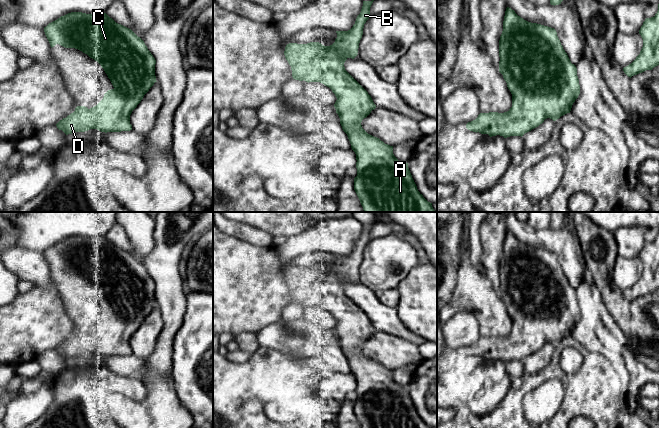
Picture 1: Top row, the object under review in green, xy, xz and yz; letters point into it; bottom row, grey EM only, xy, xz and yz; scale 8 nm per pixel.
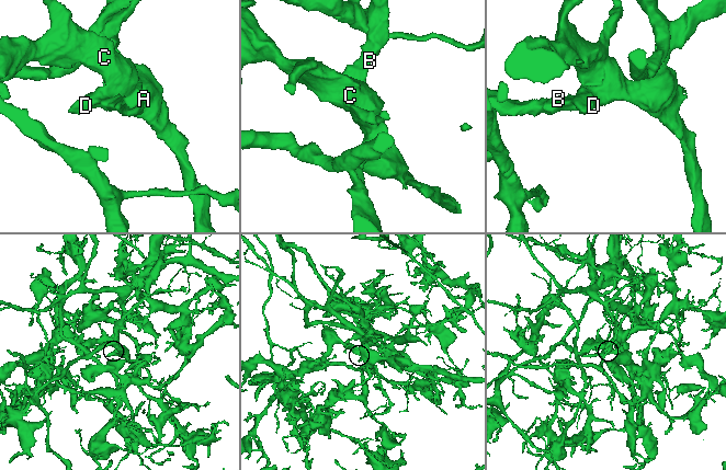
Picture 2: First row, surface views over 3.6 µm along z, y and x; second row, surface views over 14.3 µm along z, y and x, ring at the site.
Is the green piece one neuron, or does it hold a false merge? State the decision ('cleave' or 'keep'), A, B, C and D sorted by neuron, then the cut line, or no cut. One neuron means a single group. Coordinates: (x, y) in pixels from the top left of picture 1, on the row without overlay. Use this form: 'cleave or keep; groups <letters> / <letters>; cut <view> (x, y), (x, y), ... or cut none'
cleave; groups A C / B D; cut xy (97, 328), (112, 333), (114, 342), (105, 347), (129, 348)

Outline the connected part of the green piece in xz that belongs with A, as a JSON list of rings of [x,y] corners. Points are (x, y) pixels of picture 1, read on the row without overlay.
[[[344,290],[339,291],[339,303],[331,313],[337,324],[334,328],[336,337],[340,342],[343,355],[347,358],[352,374],[356,378],[357,400],[354,402],[354,414],[361,428],[432,428],[428,426],[418,415],[412,402],[408,387],[399,385],[393,378],[393,370],[385,368],[379,362],[368,358],[361,349],[372,334],[376,332],[368,316],[345,294]]]

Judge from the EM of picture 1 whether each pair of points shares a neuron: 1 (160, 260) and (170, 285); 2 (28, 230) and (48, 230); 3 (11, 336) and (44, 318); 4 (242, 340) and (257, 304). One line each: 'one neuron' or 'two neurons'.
1: one neuron
2: one neuron
3: one neuron
4: two neurons

